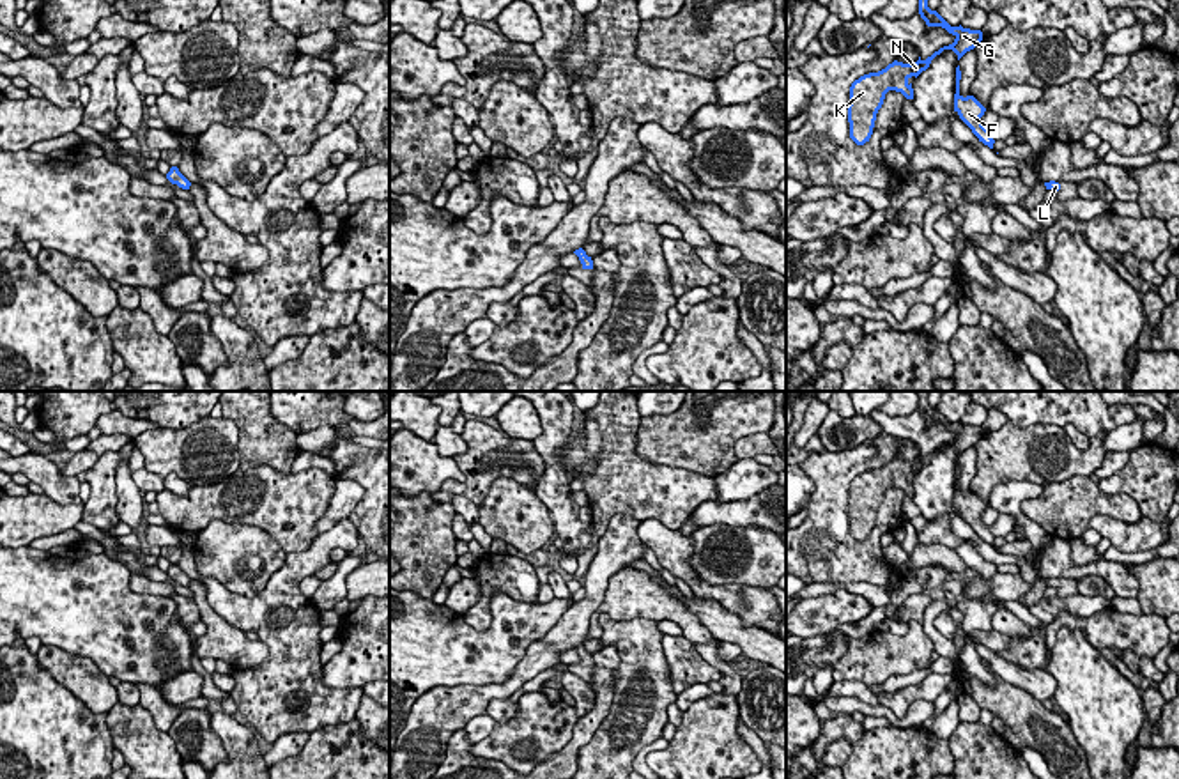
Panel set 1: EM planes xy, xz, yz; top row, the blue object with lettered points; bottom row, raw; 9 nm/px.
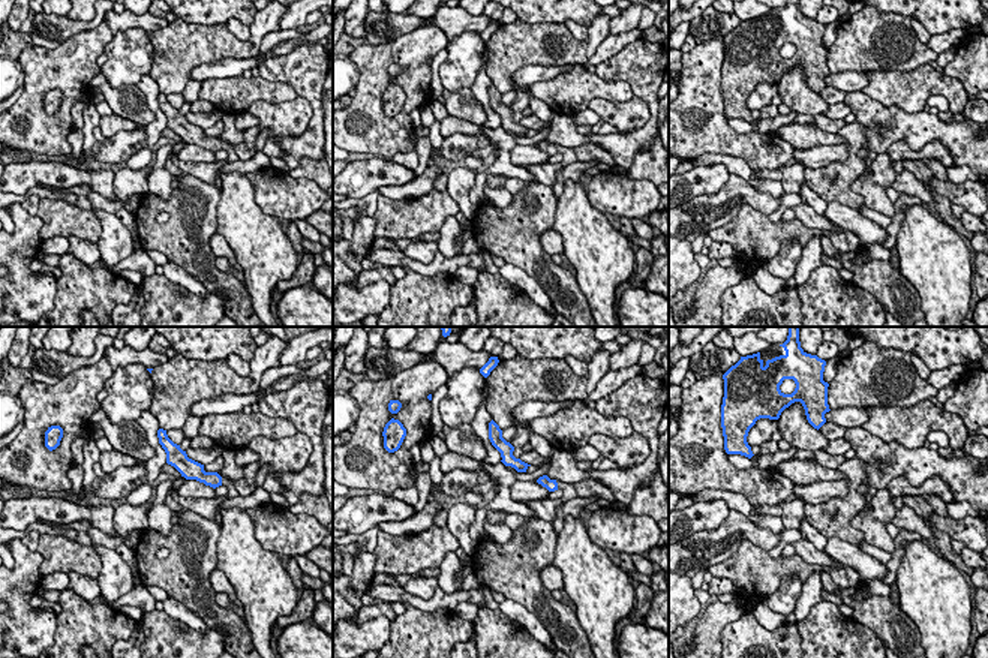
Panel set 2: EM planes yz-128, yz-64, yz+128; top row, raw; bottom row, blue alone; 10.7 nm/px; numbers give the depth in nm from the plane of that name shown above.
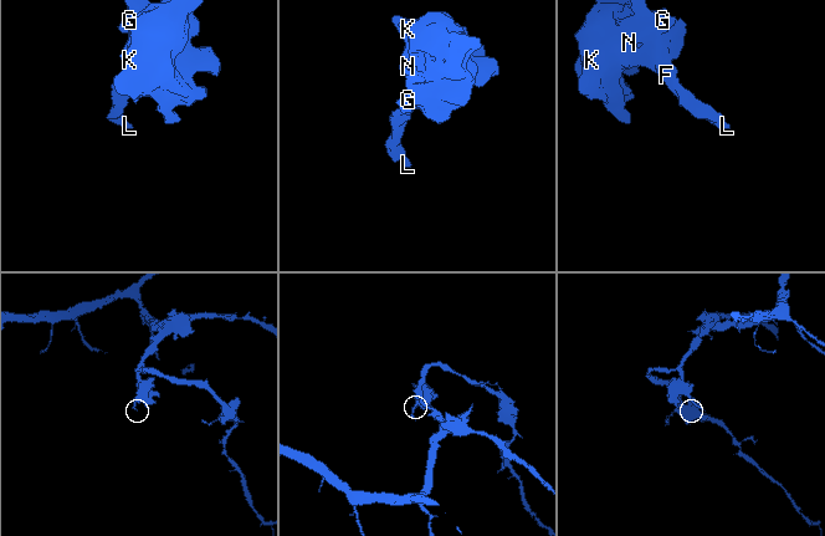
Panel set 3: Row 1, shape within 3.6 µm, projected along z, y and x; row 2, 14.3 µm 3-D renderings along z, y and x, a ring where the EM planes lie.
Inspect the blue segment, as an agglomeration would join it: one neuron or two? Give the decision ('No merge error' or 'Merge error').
No merge error

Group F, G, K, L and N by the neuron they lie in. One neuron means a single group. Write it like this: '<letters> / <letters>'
F G K L N

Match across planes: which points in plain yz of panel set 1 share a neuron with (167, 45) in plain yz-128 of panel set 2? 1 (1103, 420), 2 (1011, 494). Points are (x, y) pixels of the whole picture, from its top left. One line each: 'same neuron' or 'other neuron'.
1: other neuron
2: other neuron

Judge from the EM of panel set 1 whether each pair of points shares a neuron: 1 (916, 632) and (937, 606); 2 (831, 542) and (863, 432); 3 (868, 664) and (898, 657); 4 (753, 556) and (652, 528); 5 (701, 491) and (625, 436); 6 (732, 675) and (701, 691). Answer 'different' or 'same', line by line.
1: different
2: different
3: same
4: different
5: same
6: different

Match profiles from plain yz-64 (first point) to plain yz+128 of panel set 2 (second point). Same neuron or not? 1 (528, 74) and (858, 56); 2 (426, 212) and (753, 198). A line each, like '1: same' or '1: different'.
1: different
2: different

